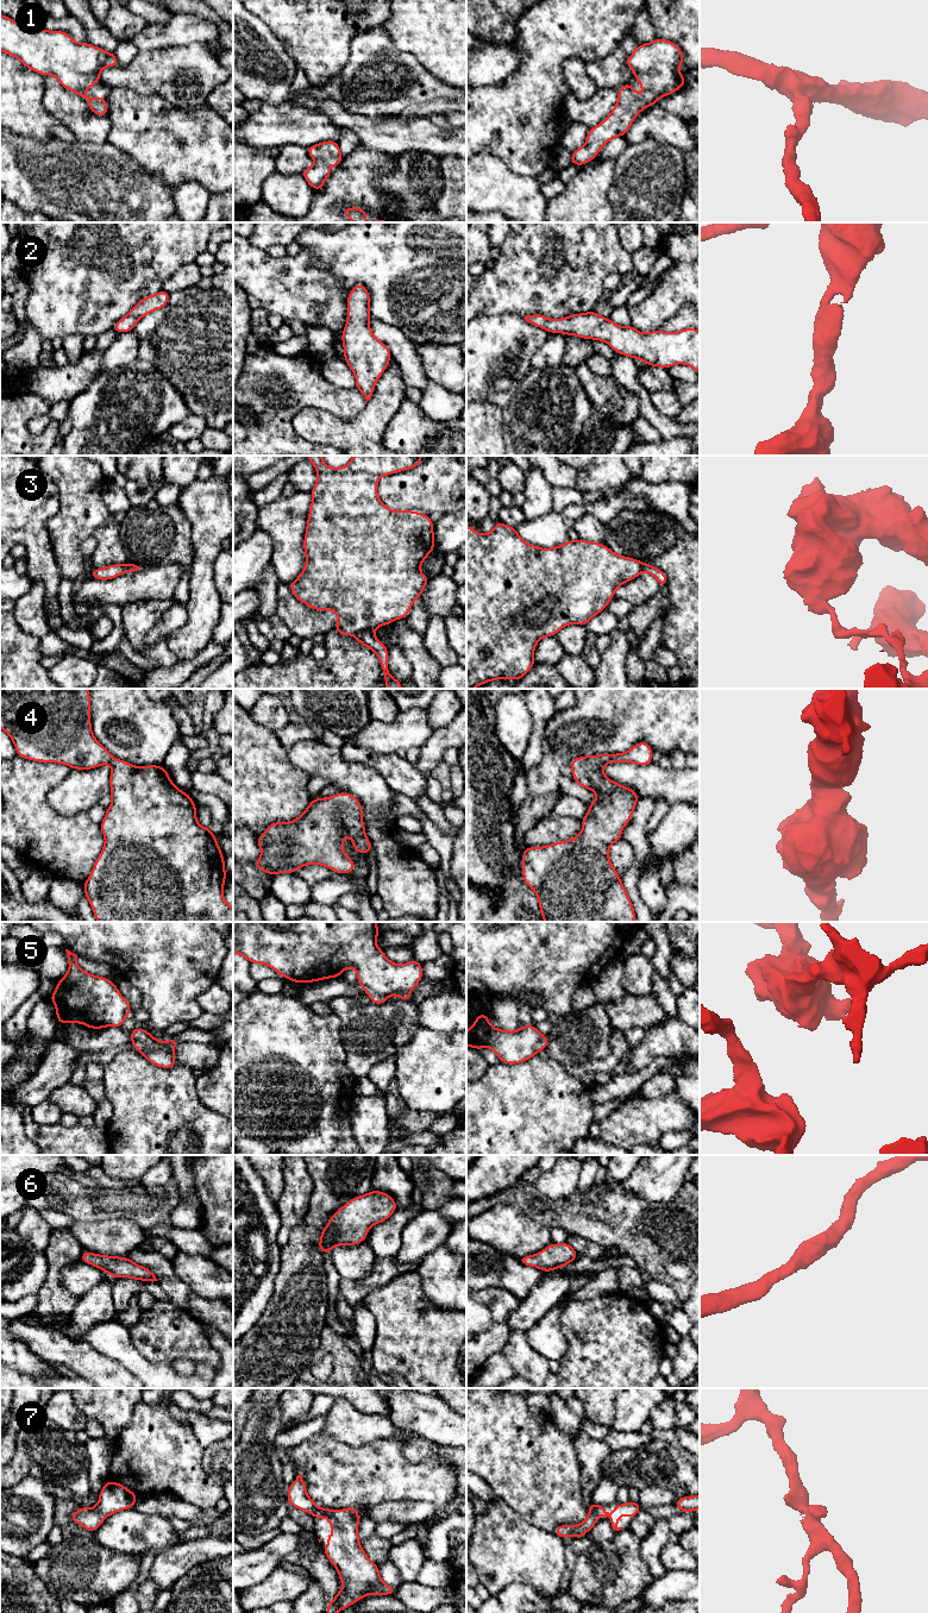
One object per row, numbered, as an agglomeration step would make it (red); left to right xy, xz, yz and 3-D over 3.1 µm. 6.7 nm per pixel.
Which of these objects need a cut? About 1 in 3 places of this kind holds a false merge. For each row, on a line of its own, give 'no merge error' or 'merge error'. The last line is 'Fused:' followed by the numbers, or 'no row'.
1: no merge error
2: no merge error
3: merge error
4: no merge error
5: merge error
6: no merge error
7: no merge error
Fused: 3, 5

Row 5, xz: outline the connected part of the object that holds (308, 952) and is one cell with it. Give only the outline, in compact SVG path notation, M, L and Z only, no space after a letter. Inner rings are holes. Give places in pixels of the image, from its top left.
M233 922L233 953L243 955L250 964L264 964L272 968L278 974L287 978L289 981L307 984L328 978L339 978L340 974L349 967L357 971L357 983L363 987L365 993L374 992L382 996L399 994L401 992L410 992L422 980L422 965L415 959L407 964L393 964L384 952L377 947L376 939L380 935L377 922Z

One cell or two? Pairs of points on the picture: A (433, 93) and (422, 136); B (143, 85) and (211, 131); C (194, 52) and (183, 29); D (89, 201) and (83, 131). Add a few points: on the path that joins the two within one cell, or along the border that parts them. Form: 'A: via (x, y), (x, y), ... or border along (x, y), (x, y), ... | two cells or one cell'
A: border along (397, 115), (405, 119), (426, 117) | two cells
B: border along (149, 95), (160, 95), (181, 108), (202, 106) | two cells
C: border along (206, 44), (188, 43), (169, 45), (163, 49) | two cells
D: border along (80, 138), (87, 142), (106, 142) | two cells

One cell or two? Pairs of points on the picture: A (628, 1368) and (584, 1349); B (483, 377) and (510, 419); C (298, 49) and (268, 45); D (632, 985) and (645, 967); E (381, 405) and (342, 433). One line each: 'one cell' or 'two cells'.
A: one cell
B: two cells
C: two cells
D: one cell
E: one cell

